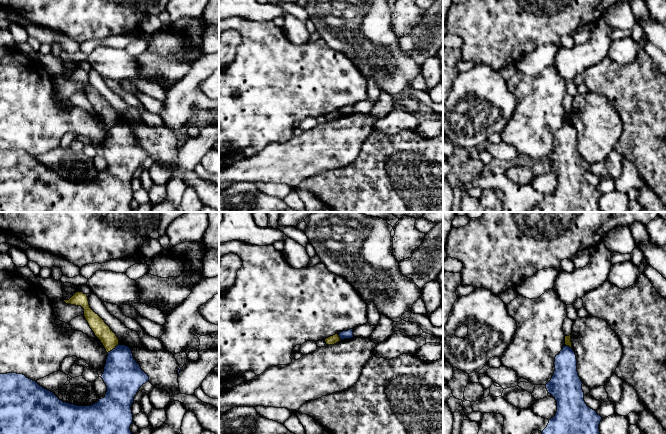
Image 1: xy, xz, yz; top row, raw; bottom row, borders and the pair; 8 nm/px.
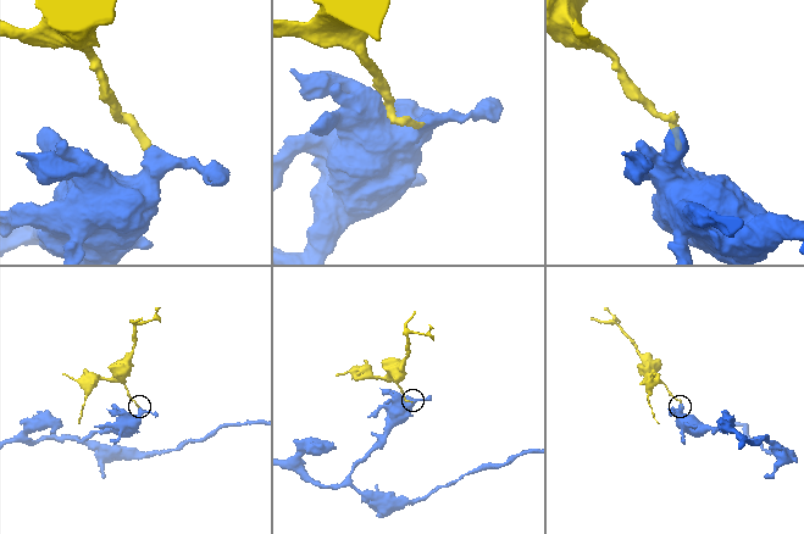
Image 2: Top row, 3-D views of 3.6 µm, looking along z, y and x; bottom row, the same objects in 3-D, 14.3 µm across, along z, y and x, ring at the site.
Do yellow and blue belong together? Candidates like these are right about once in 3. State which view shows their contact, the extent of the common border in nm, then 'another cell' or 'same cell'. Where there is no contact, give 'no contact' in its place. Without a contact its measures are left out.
xy | 120 nm | another cell

